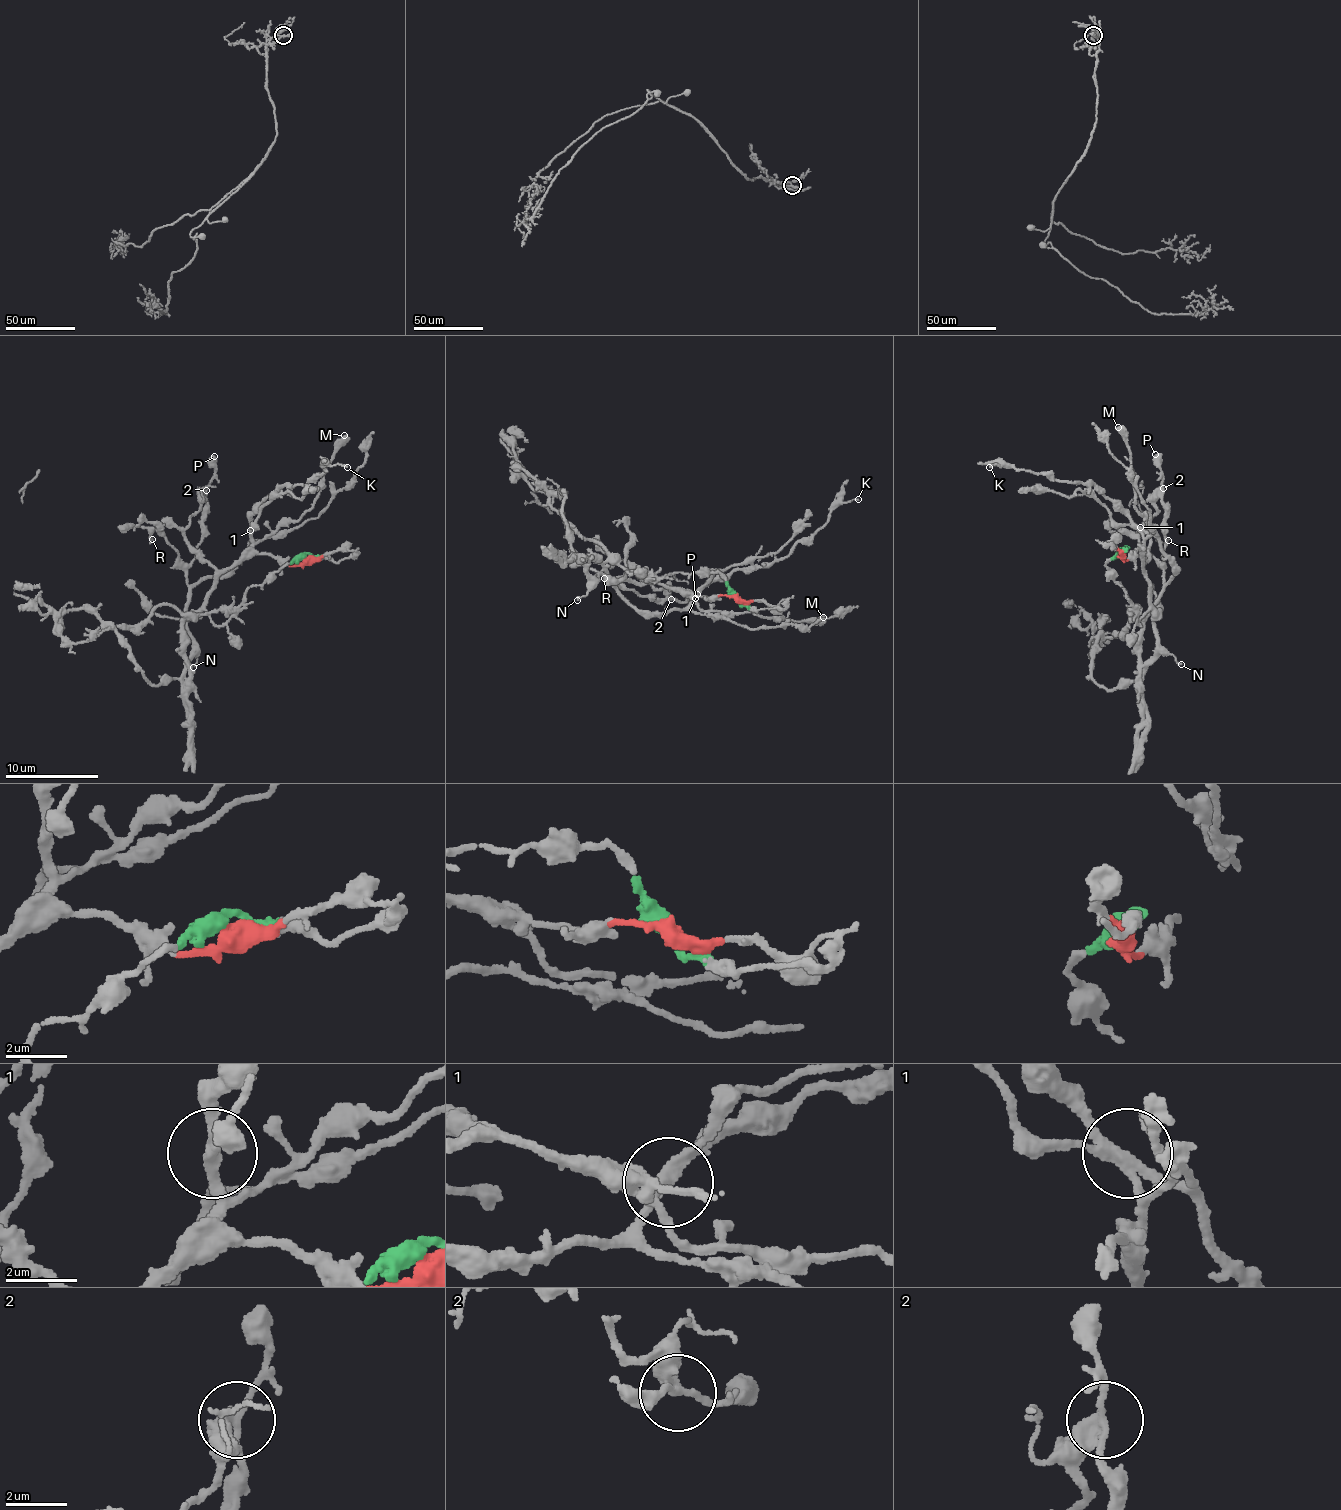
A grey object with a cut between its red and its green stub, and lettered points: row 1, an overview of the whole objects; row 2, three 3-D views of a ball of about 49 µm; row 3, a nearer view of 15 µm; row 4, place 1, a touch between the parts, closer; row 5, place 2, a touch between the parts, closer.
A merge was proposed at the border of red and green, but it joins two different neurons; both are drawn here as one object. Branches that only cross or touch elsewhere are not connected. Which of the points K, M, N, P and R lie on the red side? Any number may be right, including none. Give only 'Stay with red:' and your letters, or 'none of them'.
Stay with red: M, N, R

